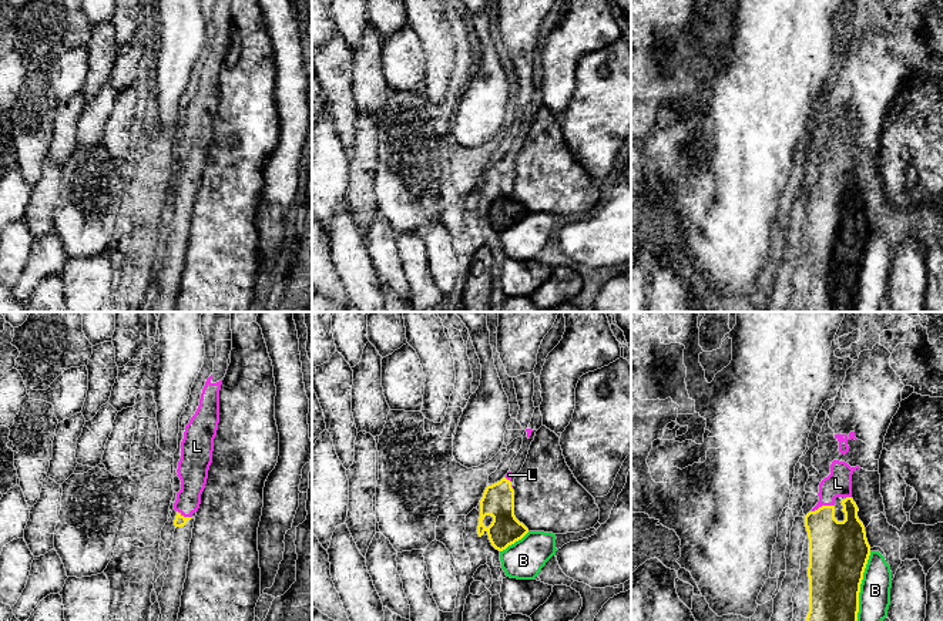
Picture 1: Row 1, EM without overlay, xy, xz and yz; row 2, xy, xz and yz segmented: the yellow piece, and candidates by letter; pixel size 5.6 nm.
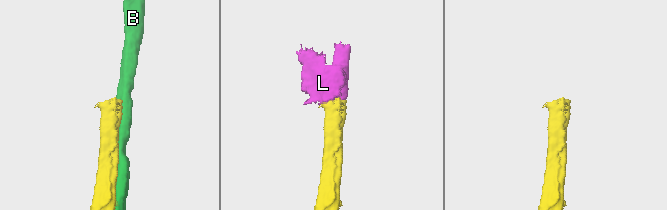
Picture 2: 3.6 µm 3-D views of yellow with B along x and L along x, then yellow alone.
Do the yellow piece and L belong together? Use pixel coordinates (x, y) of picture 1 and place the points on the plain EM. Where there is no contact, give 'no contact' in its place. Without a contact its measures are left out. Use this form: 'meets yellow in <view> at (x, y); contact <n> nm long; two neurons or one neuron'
meets yellow in yz at (822, 187); contact 130 nm long; one neuron

